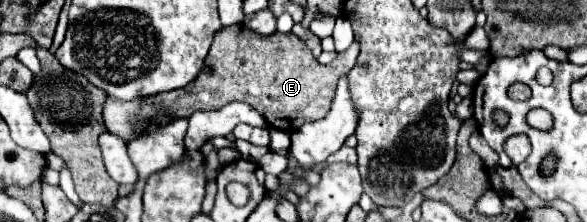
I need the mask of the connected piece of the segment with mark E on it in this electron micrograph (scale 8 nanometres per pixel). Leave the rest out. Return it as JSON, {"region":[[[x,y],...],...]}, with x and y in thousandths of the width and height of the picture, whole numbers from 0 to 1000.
{"region":[[[399,108],[368,153],[334,360],[317,396],[256,432],[242,486],[242,559],[256,559],[256,523],[269,495],[283,505],[290,532],[324,532],[337,495],[365,495],[405,450],[453,523],[453,550],[463,559],[463,577],[501,595],[514,559],[549,541],[562,505],[576,351],[600,315],[610,252],[610,189],[603,189],[589,234],[576,239],[562,288],[549,293],[497,144],[443,162],[412,108]]]}

